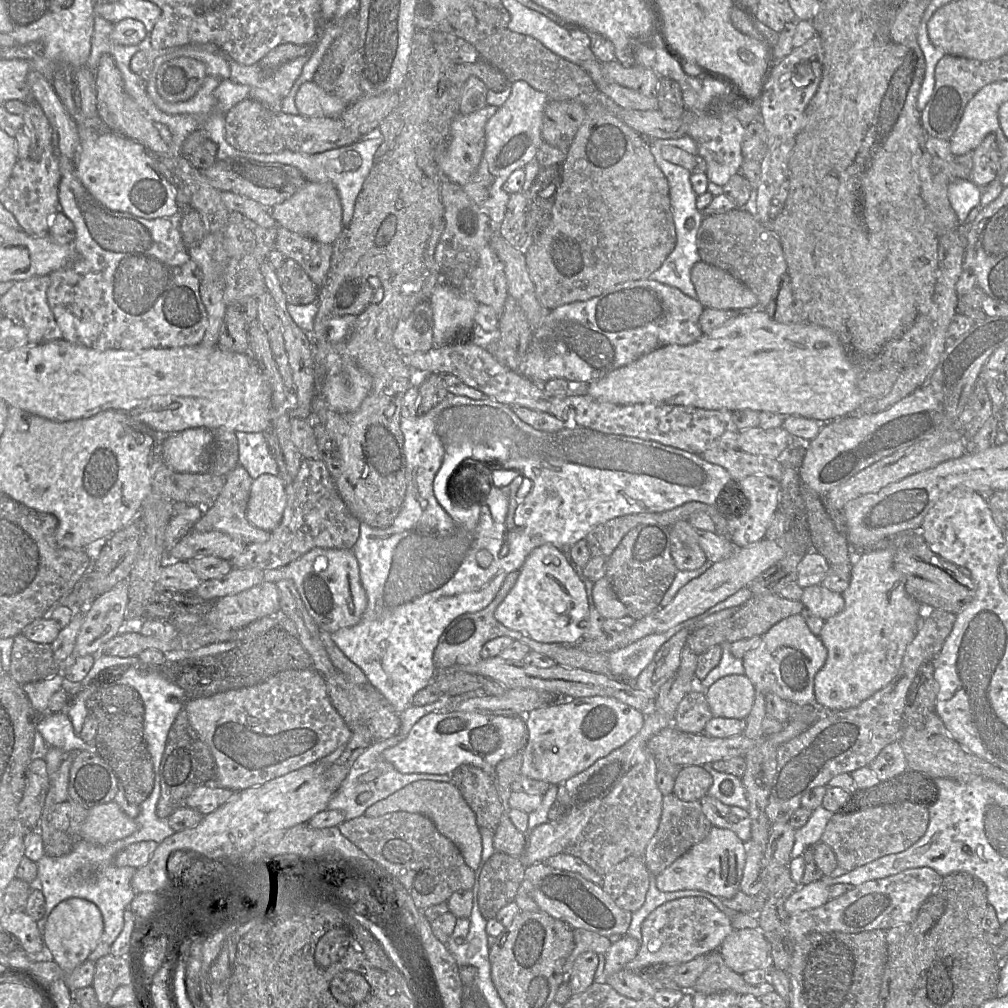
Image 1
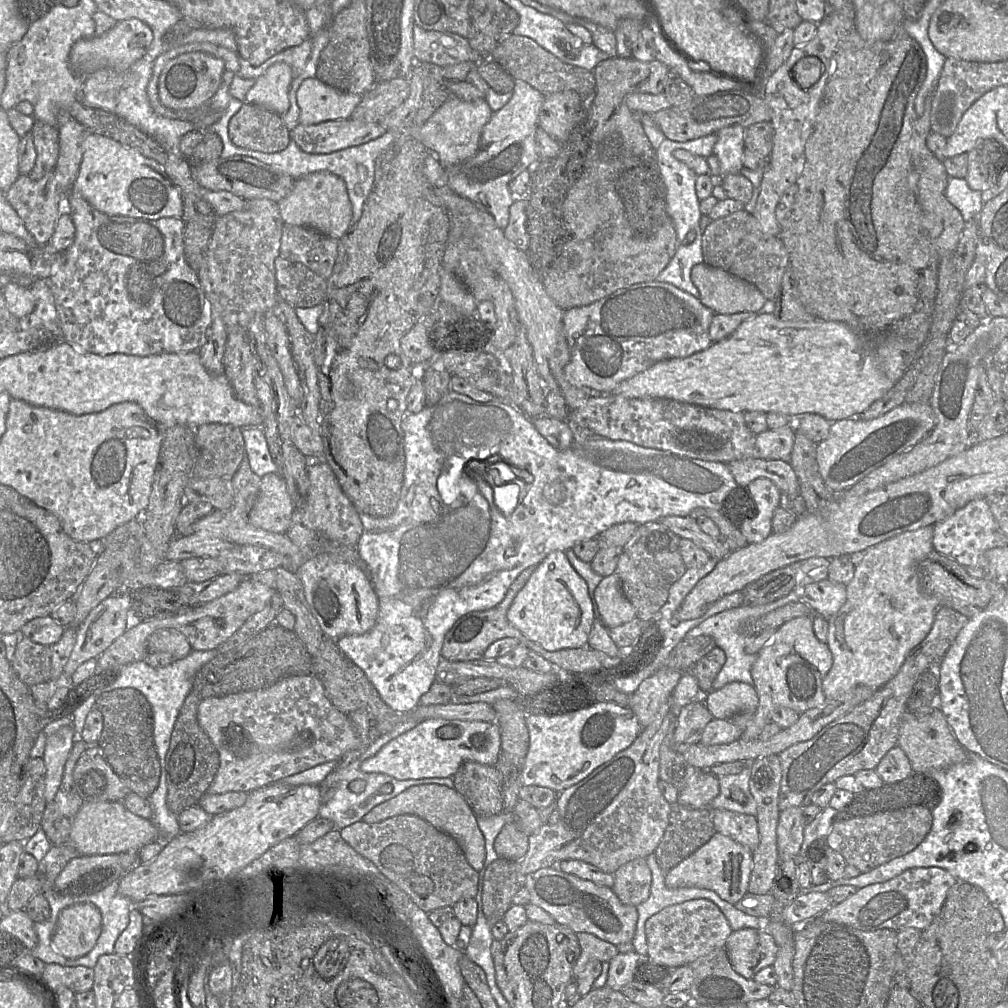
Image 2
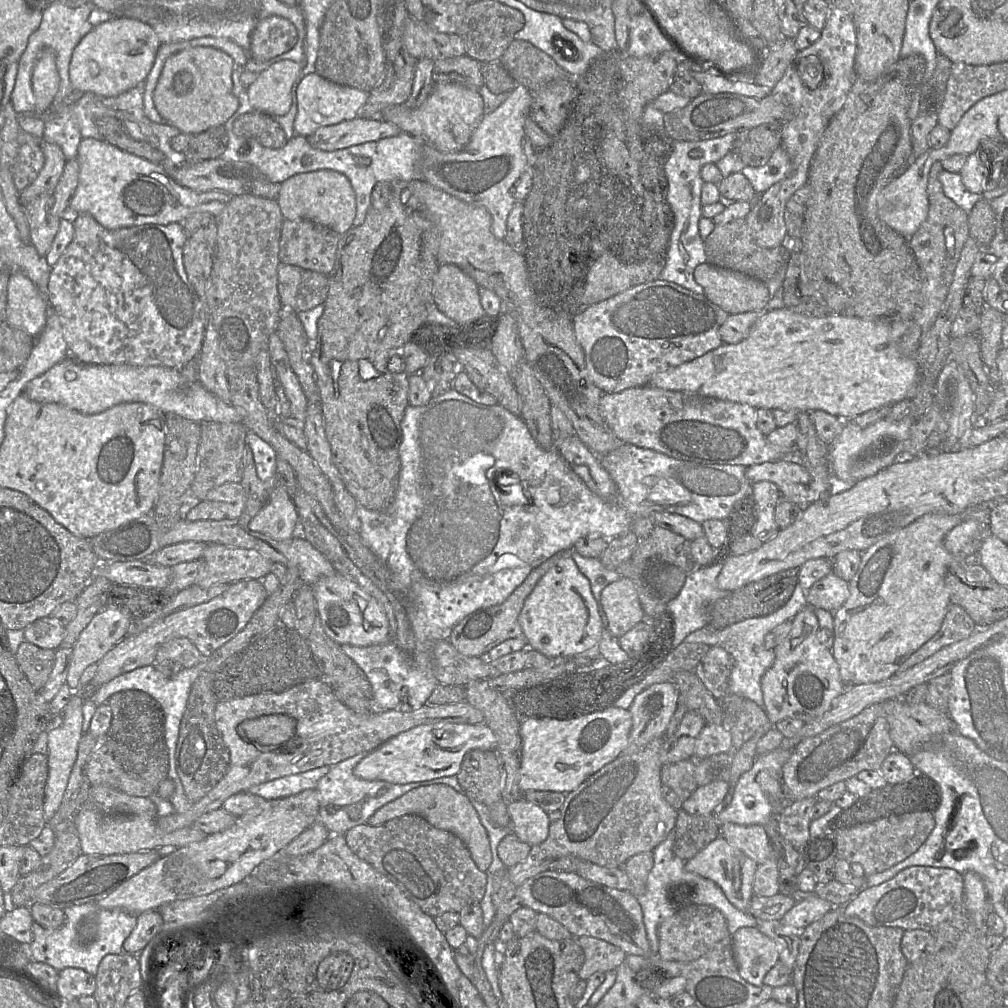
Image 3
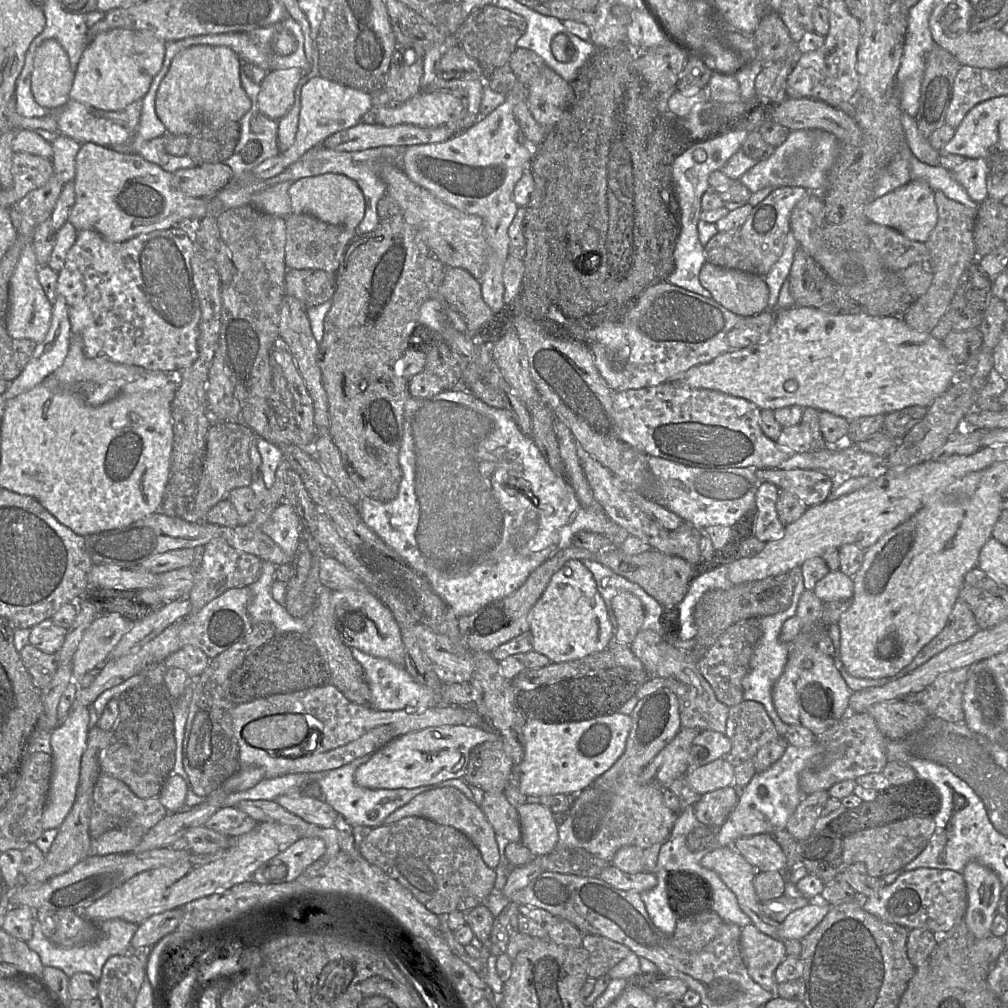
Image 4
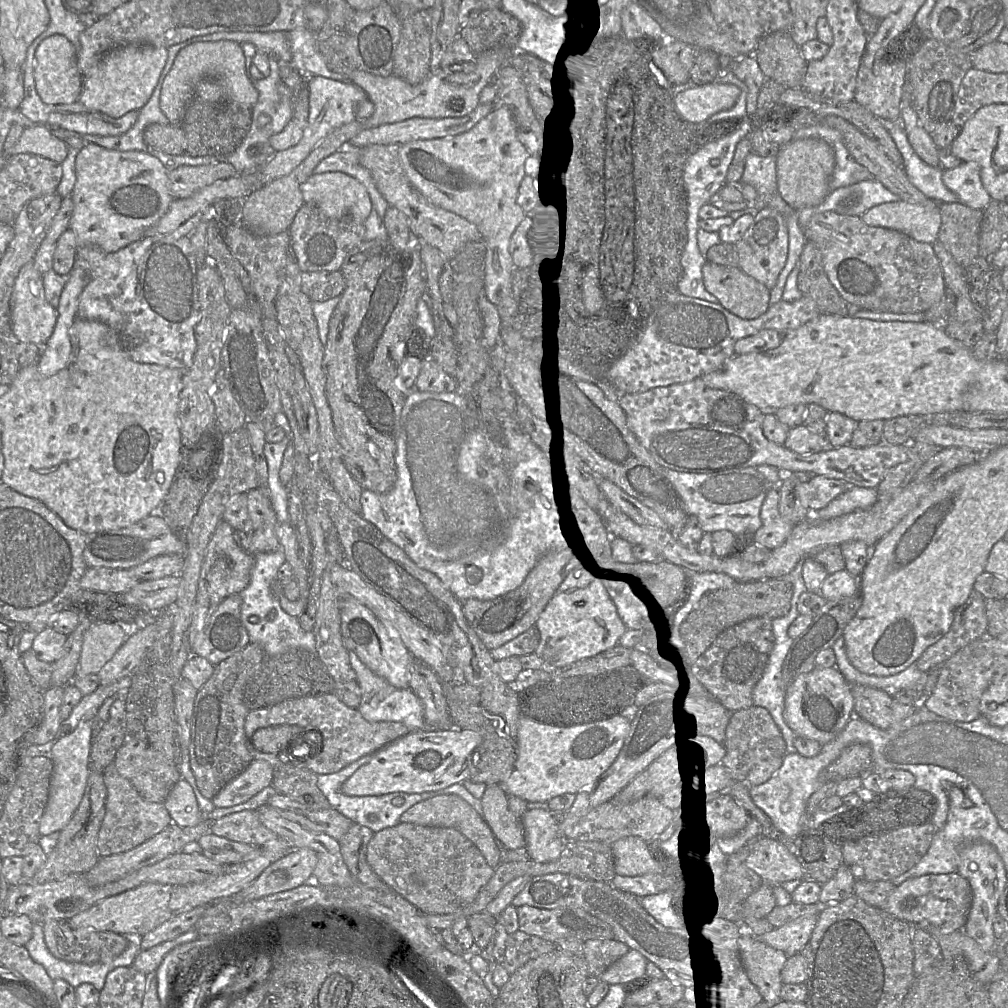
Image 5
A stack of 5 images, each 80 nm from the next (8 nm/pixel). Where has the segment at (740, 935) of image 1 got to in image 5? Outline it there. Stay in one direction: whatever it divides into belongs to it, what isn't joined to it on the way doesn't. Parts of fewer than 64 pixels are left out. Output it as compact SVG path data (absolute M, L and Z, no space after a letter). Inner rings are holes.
M751 934L744 937L743 954L748 972L759 988L761 999L770 1005L778 1003L783 985L780 974L788 956Z

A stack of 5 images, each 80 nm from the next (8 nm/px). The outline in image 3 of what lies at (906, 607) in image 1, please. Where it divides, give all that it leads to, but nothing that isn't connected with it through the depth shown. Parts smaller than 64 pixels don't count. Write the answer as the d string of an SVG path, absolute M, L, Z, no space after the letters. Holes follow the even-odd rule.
M973 506L955 515L925 514L862 553L857 573L849 582L850 596L833 614L834 644L832 654L838 664L845 686L882 682L892 677L903 663L941 628L950 595L945 576L954 557L944 546L946 534L967 519L976 519L987 527L990 506Z

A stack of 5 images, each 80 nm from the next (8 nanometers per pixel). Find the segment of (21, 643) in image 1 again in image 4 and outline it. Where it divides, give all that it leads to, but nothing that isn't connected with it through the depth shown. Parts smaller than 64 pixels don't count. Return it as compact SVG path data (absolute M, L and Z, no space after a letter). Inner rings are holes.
M30 644L22 648L20 656L34 684L40 690L44 689L58 668L56 656L44 653Z

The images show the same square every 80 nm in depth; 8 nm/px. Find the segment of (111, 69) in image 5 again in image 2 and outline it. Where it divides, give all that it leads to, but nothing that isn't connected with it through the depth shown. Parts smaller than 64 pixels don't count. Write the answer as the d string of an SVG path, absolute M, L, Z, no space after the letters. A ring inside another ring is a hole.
M131 18L118 21L102 35L93 35L78 40L72 46L69 54L70 67L76 75L83 79L103 68L117 72L126 71L145 55L153 38L150 27L139 19Z

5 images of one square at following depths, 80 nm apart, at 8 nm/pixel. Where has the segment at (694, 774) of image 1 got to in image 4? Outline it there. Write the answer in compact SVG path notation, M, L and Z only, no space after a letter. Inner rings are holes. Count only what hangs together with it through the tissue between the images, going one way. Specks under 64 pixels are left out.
M727 786L701 795L694 805L696 818L704 825L717 830L738 802L737 793Z

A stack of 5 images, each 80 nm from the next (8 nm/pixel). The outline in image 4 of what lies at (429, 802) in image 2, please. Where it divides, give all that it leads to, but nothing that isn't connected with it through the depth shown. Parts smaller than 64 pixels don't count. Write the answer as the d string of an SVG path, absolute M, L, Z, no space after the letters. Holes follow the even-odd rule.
M452 787L431 789L416 795L407 804L391 813L384 825L399 821L402 818L418 816L433 823L453 827L463 833L479 850L482 860L491 869L499 863L499 851L496 843L496 833L479 806L470 801L462 792Z

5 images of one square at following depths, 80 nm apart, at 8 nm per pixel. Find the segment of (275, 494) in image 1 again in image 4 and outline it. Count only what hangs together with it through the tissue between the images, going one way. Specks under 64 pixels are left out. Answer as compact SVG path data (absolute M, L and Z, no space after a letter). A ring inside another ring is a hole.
M286 500L280 502L262 526L267 534L292 559L302 539L302 521Z

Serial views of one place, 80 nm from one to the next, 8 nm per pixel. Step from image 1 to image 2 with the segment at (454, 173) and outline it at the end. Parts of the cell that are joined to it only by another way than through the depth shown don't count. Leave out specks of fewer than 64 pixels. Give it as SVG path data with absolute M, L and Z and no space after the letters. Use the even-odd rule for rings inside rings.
M450 96L432 116L415 132L415 138L433 154L445 168L472 158L480 147L484 126L493 115L485 99L463 101Z

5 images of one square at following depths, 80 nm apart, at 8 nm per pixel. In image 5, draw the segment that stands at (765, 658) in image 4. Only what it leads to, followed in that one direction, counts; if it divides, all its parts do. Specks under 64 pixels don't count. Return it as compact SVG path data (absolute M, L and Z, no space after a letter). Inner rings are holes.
M807 556L807 557L801 558L801 559L799 560L799 562L797 563L797 565L795 566L795 568L794 568L794 569L791 571L791 573L790 573L790 580L792 581L793 586L794 586L794 593L793 593L793 597L792 597L792 601L791 601L791 609L790 609L790 611L789 611L789 613L788 613L787 615L782 616L782 617L777 617L777 618L774 618L774 619L772 620L772 627L773 627L773 634L774 634L774 637L775 637L775 644L774 644L774 647L773 647L773 649L772 649L772 651L771 651L771 653L770 653L769 660L768 660L768 664L767 664L767 666L766 666L766 668L765 668L765 670L764 670L764 672L763 672L763 675L762 675L761 679L757 682L757 684L755 685L755 687L754 687L754 689L753 689L753 702L754 702L754 704L757 705L757 706L762 706L762 707L766 708L766 709L769 711L769 713L771 714L773 720L775 721L775 723L776 723L777 726L779 727L779 729L780 729L780 731L781 731L781 733L782 733L782 736L783 736L783 738L784 738L784 740L785 740L785 742L786 742L786 745L787 745L787 753L797 752L797 750L796 750L796 748L795 748L795 746L794 746L794 743L793 743L794 738L795 738L797 735L796 735L796 733L790 728L790 726L786 723L786 721L785 721L785 719L784 719L785 688L784 688L784 686L783 686L782 669L783 669L783 665L784 665L786 656L787 656L787 654L788 654L788 652L789 652L789 650L790 650L790 648L791 648L791 646L792 646L792 644L793 644L793 641L794 641L794 639L791 638L791 637L788 635L788 628L789 628L789 626L791 625L791 623L799 616L799 611L798 611L798 600L799 600L799 597L801 596L801 594L803 594L805 591L807 591L805 582L804 582L804 578L803 578L803 566L804 566L805 560L806 560L808 557L813 557L813 556Z

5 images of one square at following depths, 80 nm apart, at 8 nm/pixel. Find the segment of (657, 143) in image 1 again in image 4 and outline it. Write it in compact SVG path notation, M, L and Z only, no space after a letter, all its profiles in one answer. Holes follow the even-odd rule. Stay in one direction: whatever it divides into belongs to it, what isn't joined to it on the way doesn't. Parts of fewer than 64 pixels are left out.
M742 128L703 142L694 142L673 163L672 175L681 210L681 232L674 250L675 270L669 275L667 281L706 298L711 298L711 293L701 285L699 280L700 270L707 262L703 247L719 231L714 223L701 220L702 196L710 188L710 174L722 170L730 157L741 148L749 133L749 129Z

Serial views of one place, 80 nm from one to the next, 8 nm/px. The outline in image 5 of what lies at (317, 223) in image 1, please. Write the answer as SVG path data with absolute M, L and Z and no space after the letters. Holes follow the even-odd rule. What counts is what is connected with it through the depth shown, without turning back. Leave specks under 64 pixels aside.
M342 172L312 174L300 190L305 204L314 205L329 218L353 217L364 223L371 211L371 201L364 186Z

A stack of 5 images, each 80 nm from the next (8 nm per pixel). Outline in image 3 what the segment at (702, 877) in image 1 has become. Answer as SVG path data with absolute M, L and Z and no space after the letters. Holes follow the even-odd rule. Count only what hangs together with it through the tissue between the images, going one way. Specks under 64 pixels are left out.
M719 835L685 864L685 869L717 884L731 904L748 912L753 894L753 881L757 863Z

